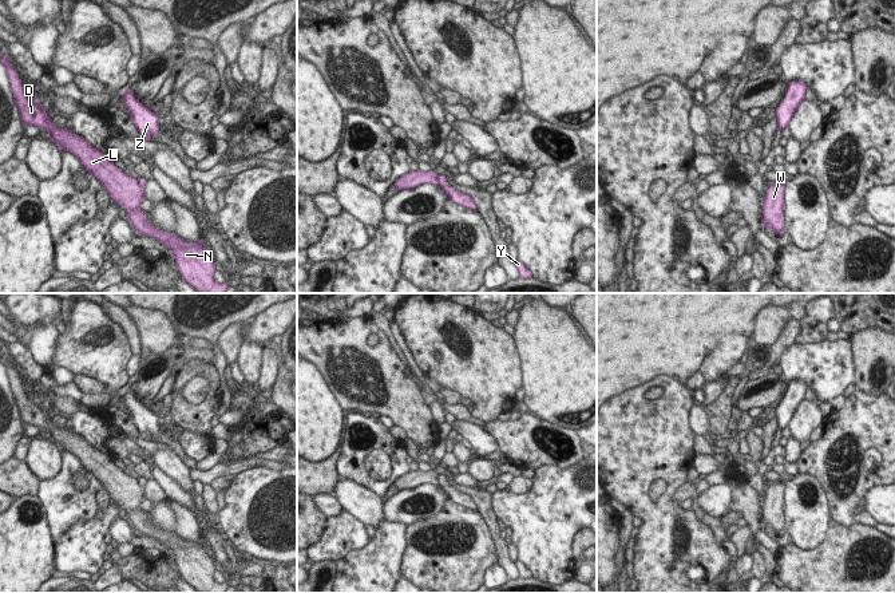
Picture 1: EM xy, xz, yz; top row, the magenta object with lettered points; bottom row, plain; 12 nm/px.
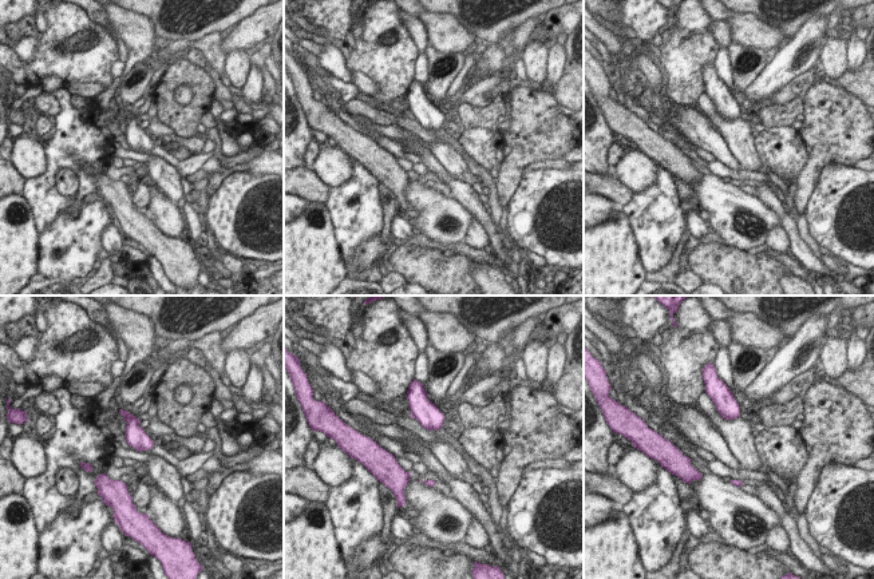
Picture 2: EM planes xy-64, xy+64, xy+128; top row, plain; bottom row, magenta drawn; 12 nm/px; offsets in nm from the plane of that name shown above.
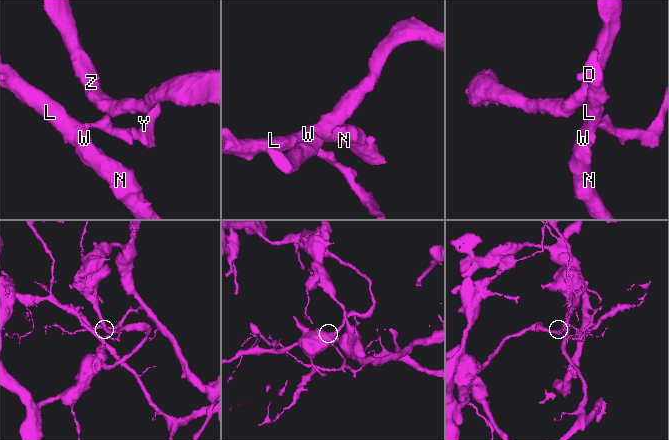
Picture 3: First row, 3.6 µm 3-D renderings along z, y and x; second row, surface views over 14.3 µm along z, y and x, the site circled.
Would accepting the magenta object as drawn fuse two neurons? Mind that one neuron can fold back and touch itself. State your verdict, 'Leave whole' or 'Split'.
Split.

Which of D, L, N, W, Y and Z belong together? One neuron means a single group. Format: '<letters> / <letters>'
D L N W / Y Z

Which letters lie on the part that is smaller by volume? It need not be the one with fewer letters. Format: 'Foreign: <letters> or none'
Foreign: D, L, N, W

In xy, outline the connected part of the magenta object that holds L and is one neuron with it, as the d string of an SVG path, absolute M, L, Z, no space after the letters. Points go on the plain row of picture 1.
M0 353L0 359L5 367L23 423L47 430L47 435L60 450L75 455L83 469L102 483L102 489L108 493L111 502L116 502L126 510L126 519L135 526L136 533L154 537L169 546L171 549L170 556L177 561L182 580L193 586L197 593L225 593L227 584L218 584L213 578L215 564L207 557L203 541L187 542L178 538L175 533L170 534L153 527L146 518L146 511L138 509L144 499L144 491L138 479L118 469L111 455L103 454L68 428L56 427L44 412L44 407L27 398L19 373L13 364L8 361L7 355Z

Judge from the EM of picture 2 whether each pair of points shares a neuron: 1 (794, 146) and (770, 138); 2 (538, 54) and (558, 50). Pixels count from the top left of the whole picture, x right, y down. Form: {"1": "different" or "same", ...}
{"1": "same", "2": "different"}

